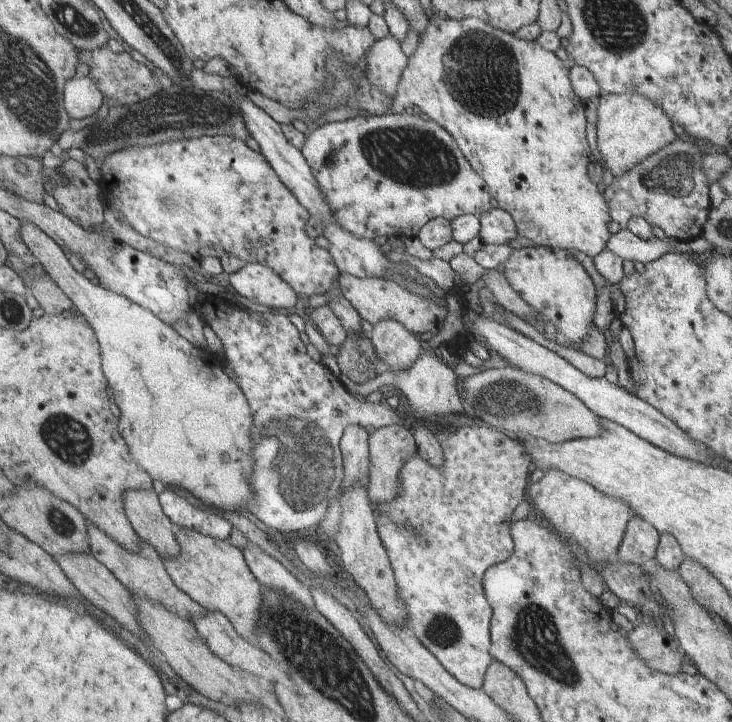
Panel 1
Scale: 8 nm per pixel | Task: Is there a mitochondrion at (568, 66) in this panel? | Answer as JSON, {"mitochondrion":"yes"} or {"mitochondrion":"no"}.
{"mitochondrion":"no"}

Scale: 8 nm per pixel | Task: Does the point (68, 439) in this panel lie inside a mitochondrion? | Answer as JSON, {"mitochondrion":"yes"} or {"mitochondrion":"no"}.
{"mitochondrion":"yes"}

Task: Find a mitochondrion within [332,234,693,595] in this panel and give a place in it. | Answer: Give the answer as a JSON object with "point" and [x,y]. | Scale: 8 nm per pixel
{"point":[504,396]}

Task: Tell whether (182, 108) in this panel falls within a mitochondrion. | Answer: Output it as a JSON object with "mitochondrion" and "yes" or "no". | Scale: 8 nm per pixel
{"mitochondrion":"yes"}

